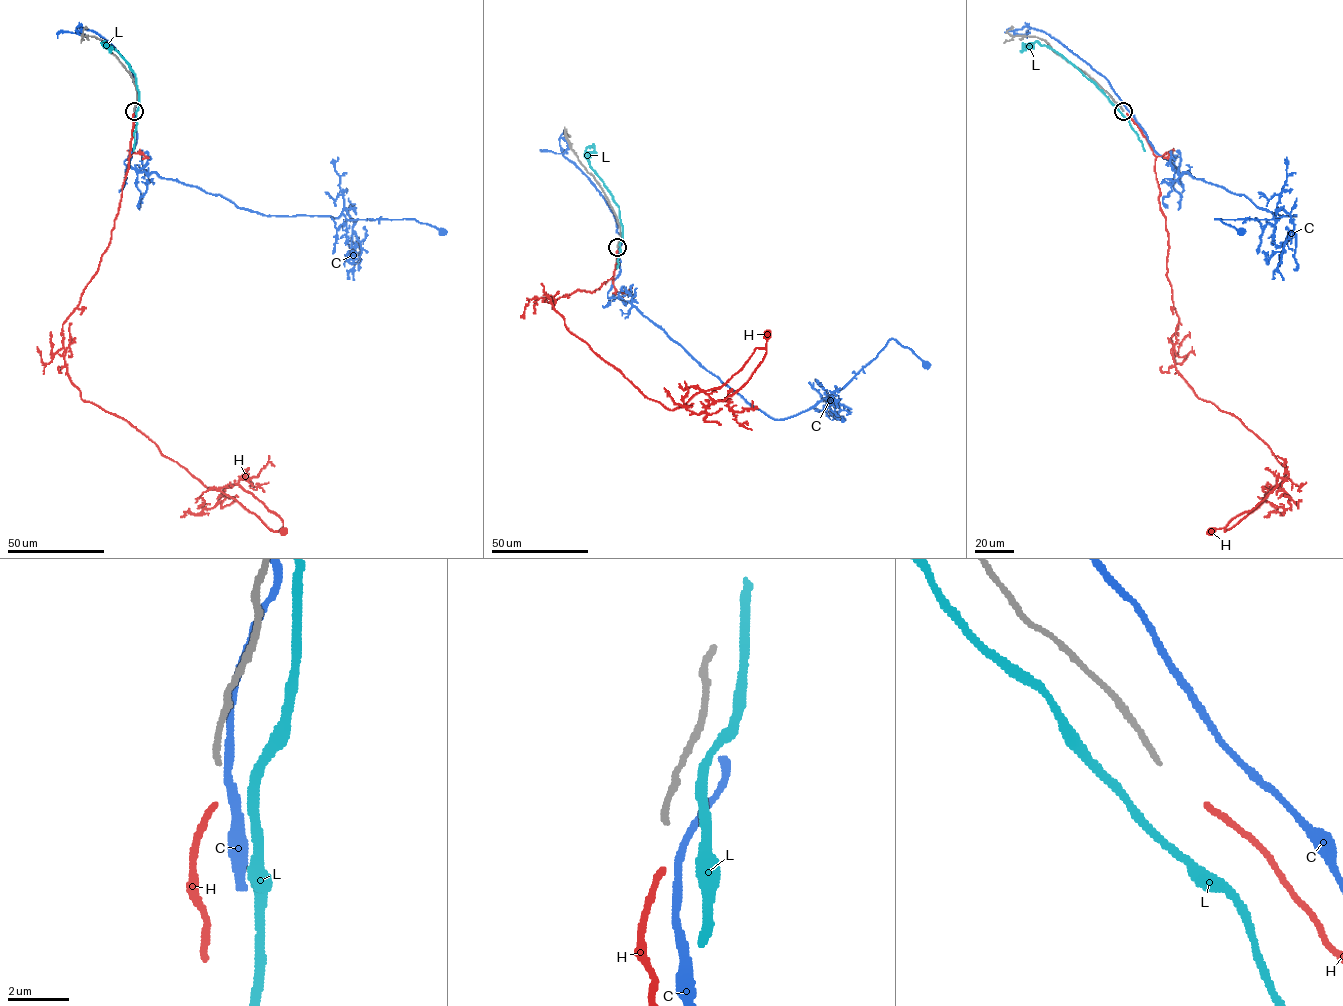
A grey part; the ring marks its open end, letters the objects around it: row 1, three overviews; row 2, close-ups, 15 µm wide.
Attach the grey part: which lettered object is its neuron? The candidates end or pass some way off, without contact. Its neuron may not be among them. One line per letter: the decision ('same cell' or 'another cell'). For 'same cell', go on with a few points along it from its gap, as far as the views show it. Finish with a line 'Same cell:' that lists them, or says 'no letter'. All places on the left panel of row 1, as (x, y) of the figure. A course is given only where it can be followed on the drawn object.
C: another cell
H: same cell; course (134, 113), (110, 242), (62, 324), (66, 373), (83, 400), (283, 530)
L: another cell
Same cell: H

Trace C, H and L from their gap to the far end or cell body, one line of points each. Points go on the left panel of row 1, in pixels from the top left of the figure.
C: (135, 109), (136, 143), (123, 162), (148, 175), (155, 172), (197, 186), (264, 215), (414, 218), (442, 232)
H: (134, 113), (110, 242), (62, 324), (66, 373), (83, 400), (283, 530)
L: (136, 112), (139, 100), (136, 75), (116, 50), (101, 42), (107, 44), (111, 52)

